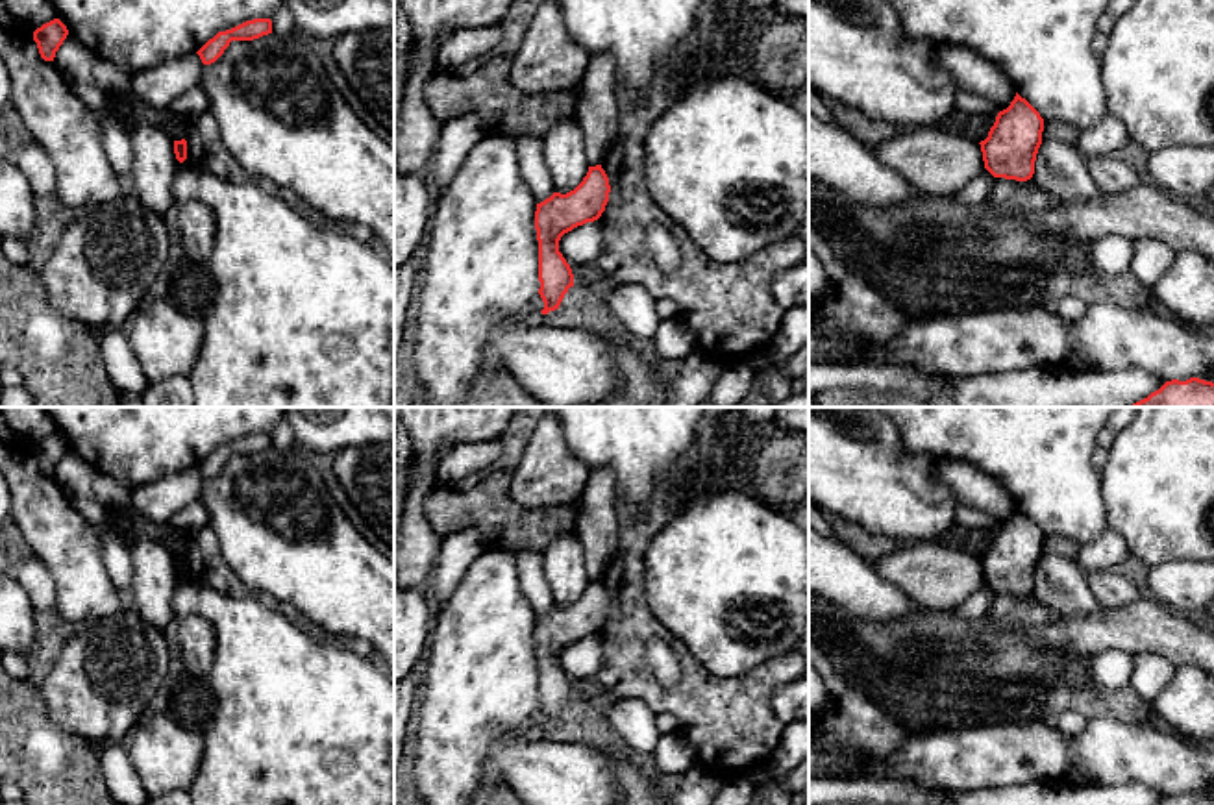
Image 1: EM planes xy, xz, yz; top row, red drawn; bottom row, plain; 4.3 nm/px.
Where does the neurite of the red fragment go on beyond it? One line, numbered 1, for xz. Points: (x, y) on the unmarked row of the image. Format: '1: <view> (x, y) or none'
1: none

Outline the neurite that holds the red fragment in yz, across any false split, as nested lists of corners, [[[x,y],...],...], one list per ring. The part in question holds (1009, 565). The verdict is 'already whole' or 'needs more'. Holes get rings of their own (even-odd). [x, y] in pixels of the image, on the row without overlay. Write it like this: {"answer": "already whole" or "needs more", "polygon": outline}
{"answer": "already whole", "polygon": [[[1018,507],[1010,520],[997,527],[988,551],[981,555],[985,583],[994,592],[1027,596],[1042,559],[1044,533]]]}

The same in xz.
{"answer": "already whole", "polygon": [[[601,579],[588,581],[583,596],[570,607],[553,607],[537,618],[535,644],[539,655],[539,709],[544,716],[542,729],[559,724],[564,709],[574,701],[574,688],[563,668],[559,655],[577,640],[594,637],[609,616],[609,592]]]}

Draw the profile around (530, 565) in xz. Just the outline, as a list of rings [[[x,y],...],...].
[[[514,551],[511,555],[516,561],[522,594],[533,607],[537,618],[544,616],[555,607],[555,601],[544,577],[542,555],[535,551]]]

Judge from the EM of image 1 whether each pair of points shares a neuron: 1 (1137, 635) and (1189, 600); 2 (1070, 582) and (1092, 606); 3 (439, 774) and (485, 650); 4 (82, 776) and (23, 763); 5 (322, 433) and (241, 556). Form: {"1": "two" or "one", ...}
{"1": "two", "2": "one", "3": "one", "4": "one", "5": "two"}

